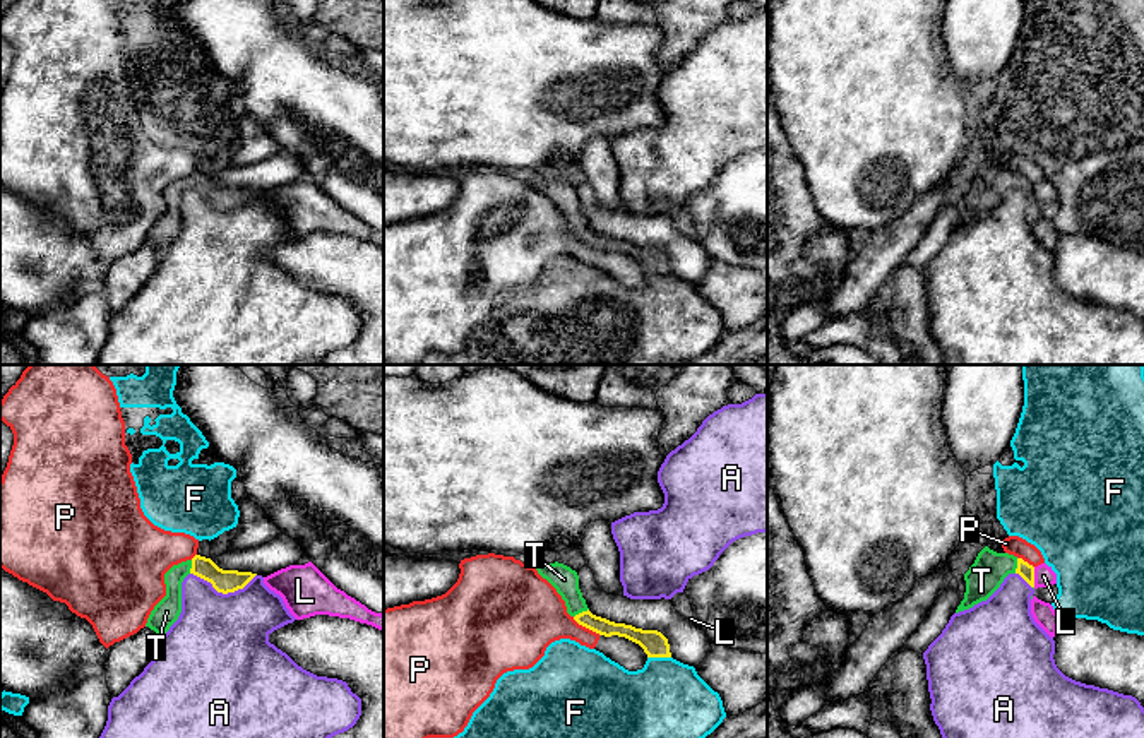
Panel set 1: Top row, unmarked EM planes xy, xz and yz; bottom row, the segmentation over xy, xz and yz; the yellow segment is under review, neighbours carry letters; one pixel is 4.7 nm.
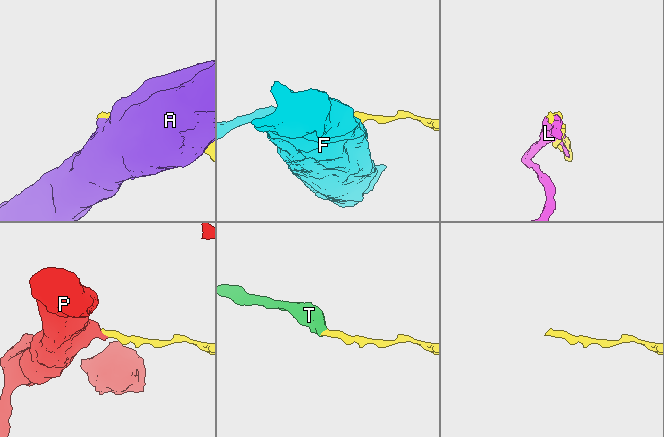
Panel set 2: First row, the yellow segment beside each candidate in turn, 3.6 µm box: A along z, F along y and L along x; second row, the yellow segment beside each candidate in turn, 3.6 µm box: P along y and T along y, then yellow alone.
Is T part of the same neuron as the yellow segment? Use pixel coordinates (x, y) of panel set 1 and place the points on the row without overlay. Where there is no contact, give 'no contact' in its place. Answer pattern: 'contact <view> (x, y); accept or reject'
contact xz (583, 228); accept

